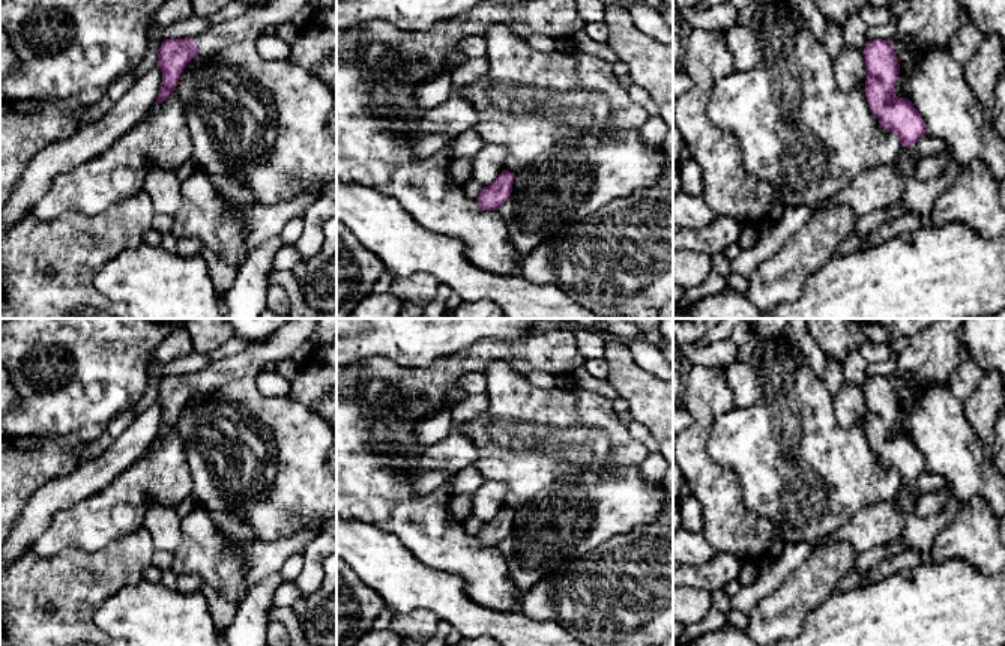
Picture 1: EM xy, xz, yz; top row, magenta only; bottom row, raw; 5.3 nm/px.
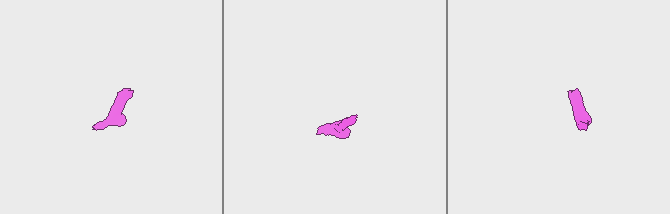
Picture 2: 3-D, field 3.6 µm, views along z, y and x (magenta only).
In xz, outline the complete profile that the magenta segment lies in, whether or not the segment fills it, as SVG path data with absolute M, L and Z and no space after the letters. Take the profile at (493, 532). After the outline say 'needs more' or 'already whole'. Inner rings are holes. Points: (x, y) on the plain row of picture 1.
M503 506L491 521L484 523L476 535L481 545L497 547L511 532L514 515L514 509Z; already whole

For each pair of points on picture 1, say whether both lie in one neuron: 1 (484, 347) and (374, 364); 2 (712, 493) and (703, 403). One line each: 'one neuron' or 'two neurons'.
1: one neuron
2: one neuron

